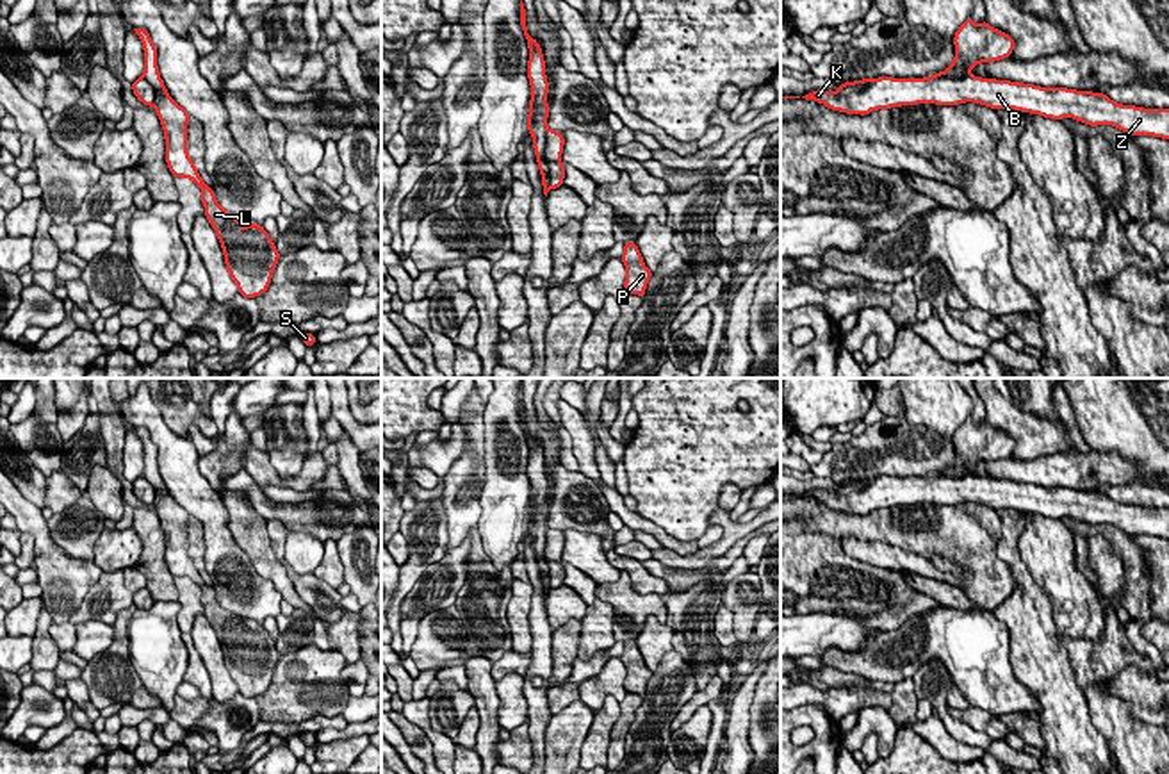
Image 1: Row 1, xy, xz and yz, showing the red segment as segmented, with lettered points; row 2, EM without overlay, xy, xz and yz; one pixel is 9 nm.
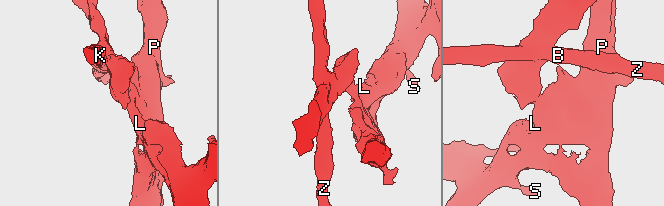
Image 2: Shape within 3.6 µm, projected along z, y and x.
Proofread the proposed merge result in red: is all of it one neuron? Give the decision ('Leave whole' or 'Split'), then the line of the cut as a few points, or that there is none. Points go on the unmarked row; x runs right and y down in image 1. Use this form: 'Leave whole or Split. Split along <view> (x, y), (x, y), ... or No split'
Split. Split along xz (546, 528), (546, 566), (551, 587)

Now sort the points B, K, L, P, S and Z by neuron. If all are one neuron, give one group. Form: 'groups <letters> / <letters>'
groups B K Z / L P S

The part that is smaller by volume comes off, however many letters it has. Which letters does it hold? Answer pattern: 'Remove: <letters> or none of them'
Remove: B, K, Z

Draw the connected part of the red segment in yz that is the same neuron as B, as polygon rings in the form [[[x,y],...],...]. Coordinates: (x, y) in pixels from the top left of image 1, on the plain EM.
[[[923,476],[923,478],[862,478],[843,482],[836,490],[816,489],[802,496],[823,503],[830,510],[866,515],[871,510],[902,505],[980,503],[994,510],[1014,508],[1051,519],[1075,517],[1089,526],[1112,524],[1128,535],[1153,535],[1169,540],[1169,508],[1123,505],[1105,492],[984,476]]]

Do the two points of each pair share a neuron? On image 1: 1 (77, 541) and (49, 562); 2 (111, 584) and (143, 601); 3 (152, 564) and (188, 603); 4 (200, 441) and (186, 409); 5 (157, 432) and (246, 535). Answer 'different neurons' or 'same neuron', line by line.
1: different neurons
2: different neurons
3: different neurons
4: different neurons
5: different neurons

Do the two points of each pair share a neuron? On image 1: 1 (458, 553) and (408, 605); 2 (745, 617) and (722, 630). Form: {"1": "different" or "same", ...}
{"1": "same", "2": "different"}

